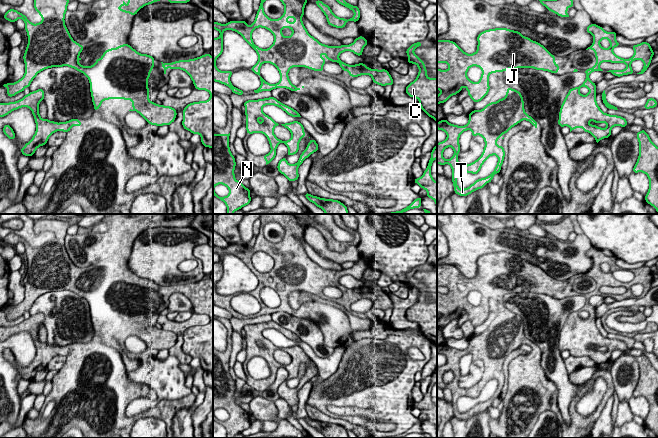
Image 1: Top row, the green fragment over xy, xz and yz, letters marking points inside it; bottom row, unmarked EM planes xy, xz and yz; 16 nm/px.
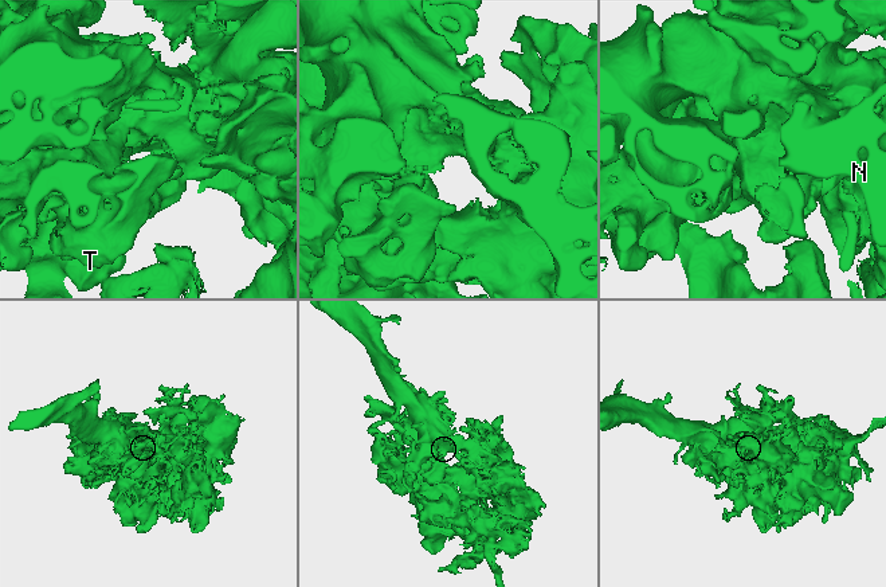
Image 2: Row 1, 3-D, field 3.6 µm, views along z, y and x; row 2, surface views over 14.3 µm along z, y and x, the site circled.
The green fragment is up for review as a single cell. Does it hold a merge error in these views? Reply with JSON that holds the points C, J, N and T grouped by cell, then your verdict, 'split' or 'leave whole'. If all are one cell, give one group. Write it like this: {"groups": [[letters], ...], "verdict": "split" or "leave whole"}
{"groups": [["C", "J", "N", "T"]], "verdict": "leave whole"}

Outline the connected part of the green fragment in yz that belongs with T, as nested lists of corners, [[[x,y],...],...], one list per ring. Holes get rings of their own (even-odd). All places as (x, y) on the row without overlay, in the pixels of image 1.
[[[507,311],[504,322],[498,323],[497,326],[490,326],[483,333],[473,334],[468,338],[469,345],[465,350],[458,350],[449,347],[446,343],[437,347],[437,353],[445,355],[447,362],[437,367],[437,388],[449,388],[452,392],[452,406],[454,416],[460,420],[468,420],[472,416],[483,412],[487,407],[491,406],[493,400],[500,397],[501,390],[504,385],[505,375],[502,370],[497,369],[497,364],[502,358],[506,358],[512,351],[520,347],[522,344],[529,345],[537,352],[537,345],[527,339],[524,334],[524,325],[521,317],[515,313]],[[471,354],[472,361],[480,359],[483,361],[485,371],[481,380],[465,389],[458,386],[458,378],[460,376],[459,362],[462,356]],[[447,371],[452,371],[454,379],[445,384],[443,375]],[[496,379],[498,387],[494,395],[487,401],[476,404],[473,408],[465,413],[460,413],[457,409],[457,399],[462,396],[477,398],[488,381]]]

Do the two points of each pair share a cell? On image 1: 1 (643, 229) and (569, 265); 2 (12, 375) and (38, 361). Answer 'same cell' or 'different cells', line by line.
1: different cells
2: different cells

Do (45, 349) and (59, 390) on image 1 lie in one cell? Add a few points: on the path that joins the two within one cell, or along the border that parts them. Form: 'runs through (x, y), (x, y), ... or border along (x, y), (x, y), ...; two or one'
runs through (59, 350), (63, 350), (70, 357), (70, 376); one

